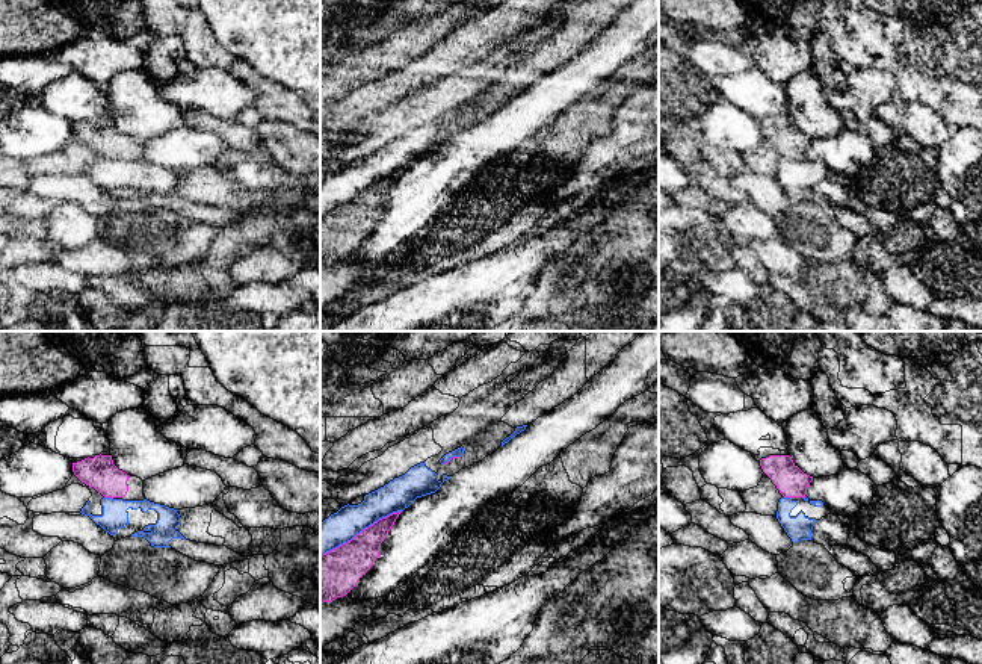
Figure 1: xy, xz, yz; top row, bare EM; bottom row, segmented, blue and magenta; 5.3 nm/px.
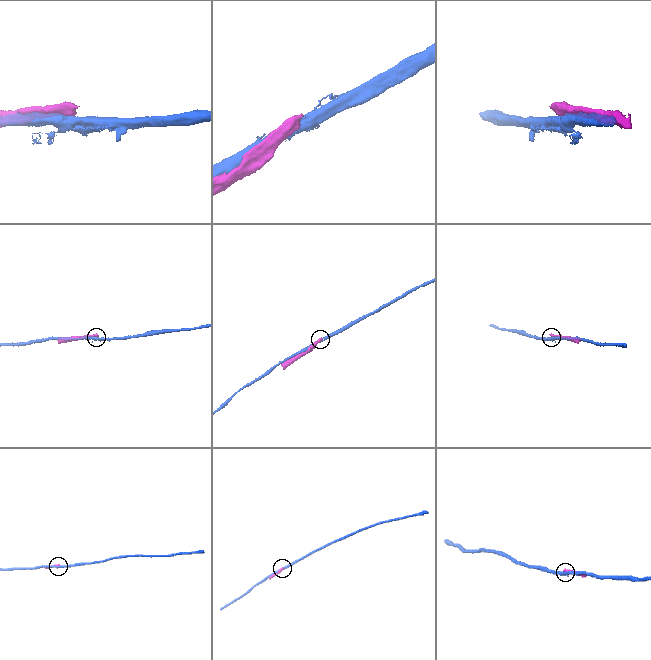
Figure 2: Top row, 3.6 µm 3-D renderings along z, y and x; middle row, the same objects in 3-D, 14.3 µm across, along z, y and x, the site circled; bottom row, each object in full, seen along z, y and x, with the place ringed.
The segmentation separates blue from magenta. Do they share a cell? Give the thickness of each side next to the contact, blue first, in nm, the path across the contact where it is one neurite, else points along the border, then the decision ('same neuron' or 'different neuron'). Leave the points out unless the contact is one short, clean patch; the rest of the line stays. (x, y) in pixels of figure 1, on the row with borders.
calibres 170 and 240 nm; different neuron

